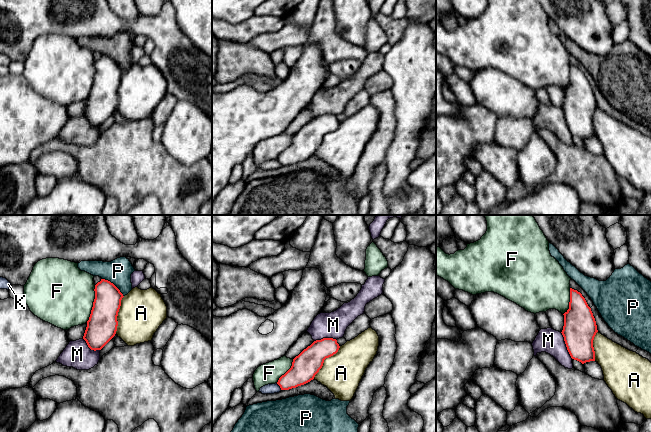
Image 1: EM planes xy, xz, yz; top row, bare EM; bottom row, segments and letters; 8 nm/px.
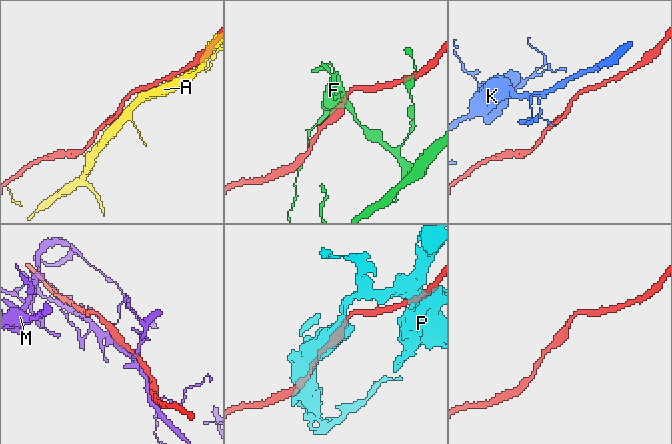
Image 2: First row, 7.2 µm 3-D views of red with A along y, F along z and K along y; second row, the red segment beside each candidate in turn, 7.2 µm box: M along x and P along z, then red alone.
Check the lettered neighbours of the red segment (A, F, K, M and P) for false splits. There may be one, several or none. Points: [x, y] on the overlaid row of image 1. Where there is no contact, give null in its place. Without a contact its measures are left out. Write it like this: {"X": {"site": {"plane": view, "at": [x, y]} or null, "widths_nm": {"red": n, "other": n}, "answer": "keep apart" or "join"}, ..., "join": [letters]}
{"A": {"site": {"plane": "xy", "at": [117, 315]}, "widths_nm": {"red": 240, "other": 360}, "answer": "keep apart"}, "F": {"site": {"plane": "xy", "at": [93, 304]}, "widths_nm": {"red": 240, "other": 480}, "answer": "keep apart"}, "K": {"site": {"plane": "xz", "at": [279, 385]}, "widths_nm": {"red": 220, "other": 80}, "answer": "keep apart"}, "M": {"site": {"plane": "yz", "at": [566, 345]}, "widths_nm": {"red": 260, "other": 190}, "answer": "keep apart"}, "P": {"site": {"plane": "xy", "at": [114, 285]}, "widths_nm": {"red": 220, "other": 200}, "answer": "keep apart"}, "join": []}

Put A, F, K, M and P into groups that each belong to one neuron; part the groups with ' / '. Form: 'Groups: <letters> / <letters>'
Groups: A / F / K / M / P

